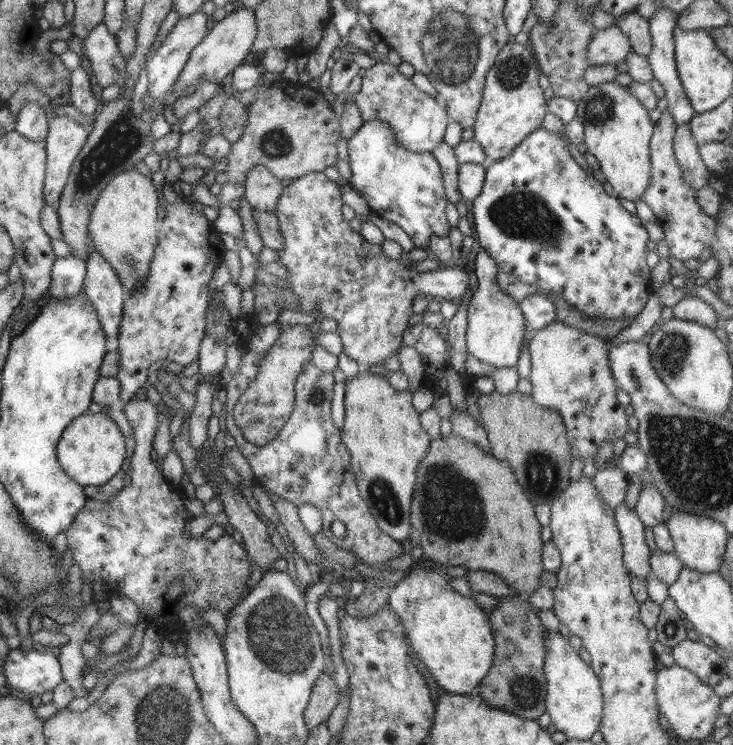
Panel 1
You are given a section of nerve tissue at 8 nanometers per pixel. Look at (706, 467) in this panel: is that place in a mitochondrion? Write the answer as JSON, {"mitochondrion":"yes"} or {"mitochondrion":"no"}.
{"mitochondrion":"yes"}

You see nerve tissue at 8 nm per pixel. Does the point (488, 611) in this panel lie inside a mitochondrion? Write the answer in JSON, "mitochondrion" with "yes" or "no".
{"mitochondrion":"no"}

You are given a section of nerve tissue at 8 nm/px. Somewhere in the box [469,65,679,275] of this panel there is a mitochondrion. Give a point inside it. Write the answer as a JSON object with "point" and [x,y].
{"point":[523,215]}

